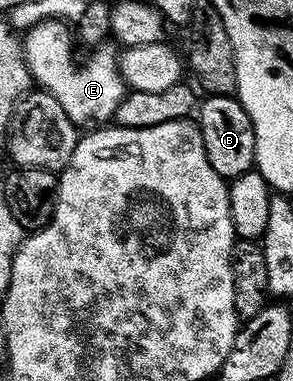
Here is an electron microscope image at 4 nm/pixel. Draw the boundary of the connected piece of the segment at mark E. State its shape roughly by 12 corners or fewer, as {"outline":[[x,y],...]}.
{"outline":[[64,20],[23,35],[37,87],[77,127],[108,124],[126,93],[115,45],[81,66]]}

